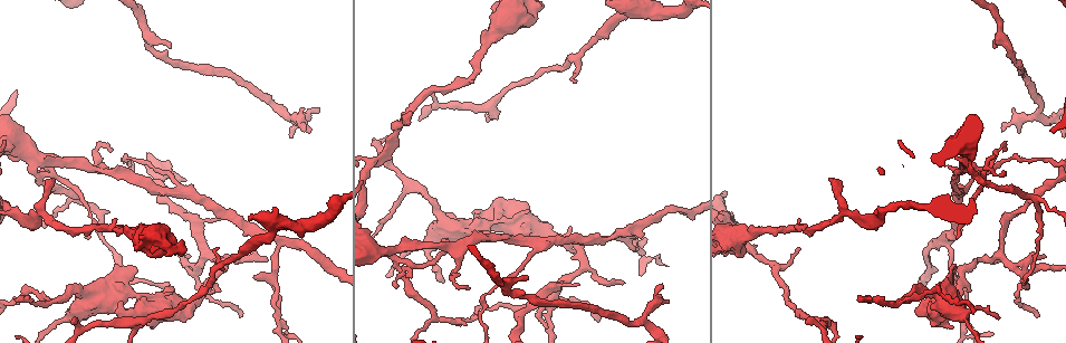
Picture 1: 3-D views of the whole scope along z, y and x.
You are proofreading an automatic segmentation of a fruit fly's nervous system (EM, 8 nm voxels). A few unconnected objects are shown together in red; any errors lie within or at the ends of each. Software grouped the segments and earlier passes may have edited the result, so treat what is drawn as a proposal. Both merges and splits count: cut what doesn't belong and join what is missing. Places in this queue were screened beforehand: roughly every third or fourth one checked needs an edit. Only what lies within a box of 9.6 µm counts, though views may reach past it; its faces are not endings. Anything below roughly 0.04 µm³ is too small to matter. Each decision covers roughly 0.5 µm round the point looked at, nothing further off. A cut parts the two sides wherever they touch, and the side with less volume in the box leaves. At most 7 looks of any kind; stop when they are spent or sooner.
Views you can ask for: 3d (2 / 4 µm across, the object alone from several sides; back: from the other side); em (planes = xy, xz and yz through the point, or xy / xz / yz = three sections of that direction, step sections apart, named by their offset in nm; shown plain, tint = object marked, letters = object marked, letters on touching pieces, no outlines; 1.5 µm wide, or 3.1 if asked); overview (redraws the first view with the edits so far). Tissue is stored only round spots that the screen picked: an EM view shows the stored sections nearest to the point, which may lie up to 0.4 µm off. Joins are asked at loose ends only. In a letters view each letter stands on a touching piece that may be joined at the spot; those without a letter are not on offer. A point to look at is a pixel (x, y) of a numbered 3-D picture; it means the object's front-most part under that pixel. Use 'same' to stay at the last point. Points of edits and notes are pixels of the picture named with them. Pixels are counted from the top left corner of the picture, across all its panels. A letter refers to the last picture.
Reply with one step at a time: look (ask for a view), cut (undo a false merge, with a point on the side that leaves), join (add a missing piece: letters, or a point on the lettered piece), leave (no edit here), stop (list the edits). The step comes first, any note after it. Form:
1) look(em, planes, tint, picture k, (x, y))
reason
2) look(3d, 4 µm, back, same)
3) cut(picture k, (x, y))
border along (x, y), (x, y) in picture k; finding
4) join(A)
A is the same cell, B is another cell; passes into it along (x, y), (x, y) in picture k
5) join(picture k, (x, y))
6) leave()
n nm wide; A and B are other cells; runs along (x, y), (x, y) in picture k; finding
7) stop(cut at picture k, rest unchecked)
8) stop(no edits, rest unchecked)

look(3d, 4 µm, picture 1, (828, 179))
branch stops here

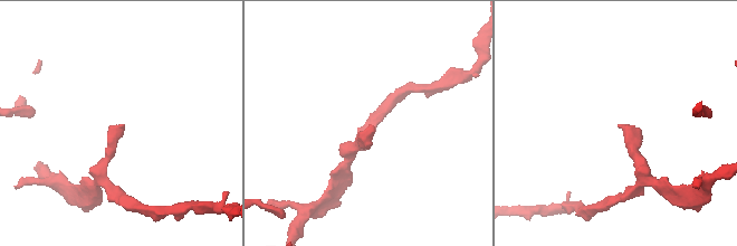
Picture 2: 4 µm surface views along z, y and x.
look(em, planes, letters, picture 2, (374, 126))
shape alone is not enough

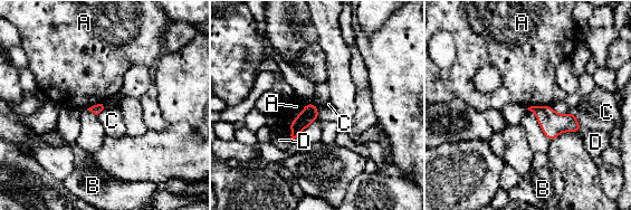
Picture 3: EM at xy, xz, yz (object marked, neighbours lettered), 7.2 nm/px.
leave()
A touches over 300 nm; A, B, C and D are other cells; border along (104, 108), (97, 115) in picture 3; none of them fits

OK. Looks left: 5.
look(em, yz, step 8, tint, picture 1, (858, 300))
tapers out

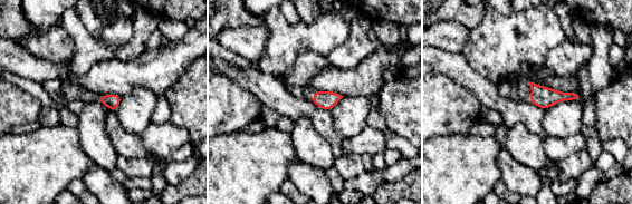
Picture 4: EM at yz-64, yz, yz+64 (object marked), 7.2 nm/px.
look(em, planes, tint, same)

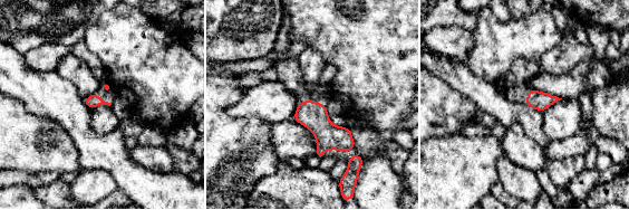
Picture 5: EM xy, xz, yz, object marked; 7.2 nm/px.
look(em, planes, letters, same)

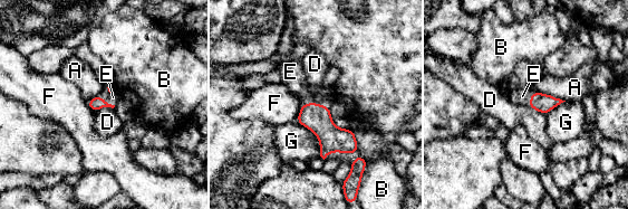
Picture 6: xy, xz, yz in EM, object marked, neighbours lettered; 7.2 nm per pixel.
join(E)
90 nm wide; E is the same cell, A, B, D, F and G are other cells; passes into it along (316, 117), (316, 103), (293, 77) in picture 6; the neuron continues

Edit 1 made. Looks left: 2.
look(3d, 2 µm, picture 1, (998, 316))

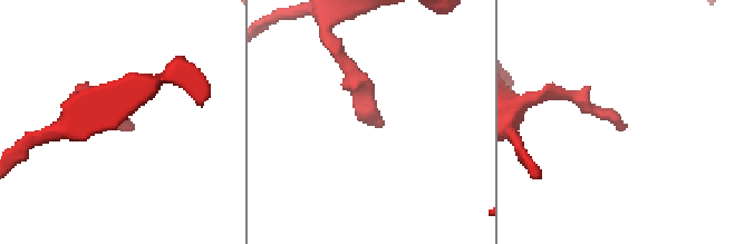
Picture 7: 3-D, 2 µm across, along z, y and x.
look(em, yz, step 4, letters, picture 7, (623, 129))
now the EM

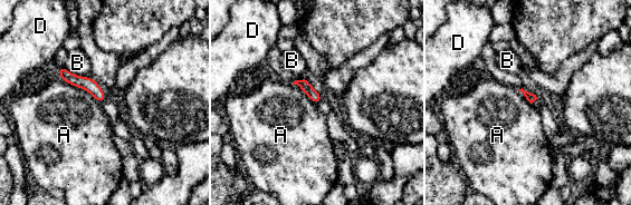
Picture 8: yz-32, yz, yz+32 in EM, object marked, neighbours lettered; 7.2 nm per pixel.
leave()
A, B and D are other cells; border along (61, 79), (83, 87), (101, 103) in picture 8; no lettered piece goes on from it

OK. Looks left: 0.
stop(join at picture 6, rest unchecked)

